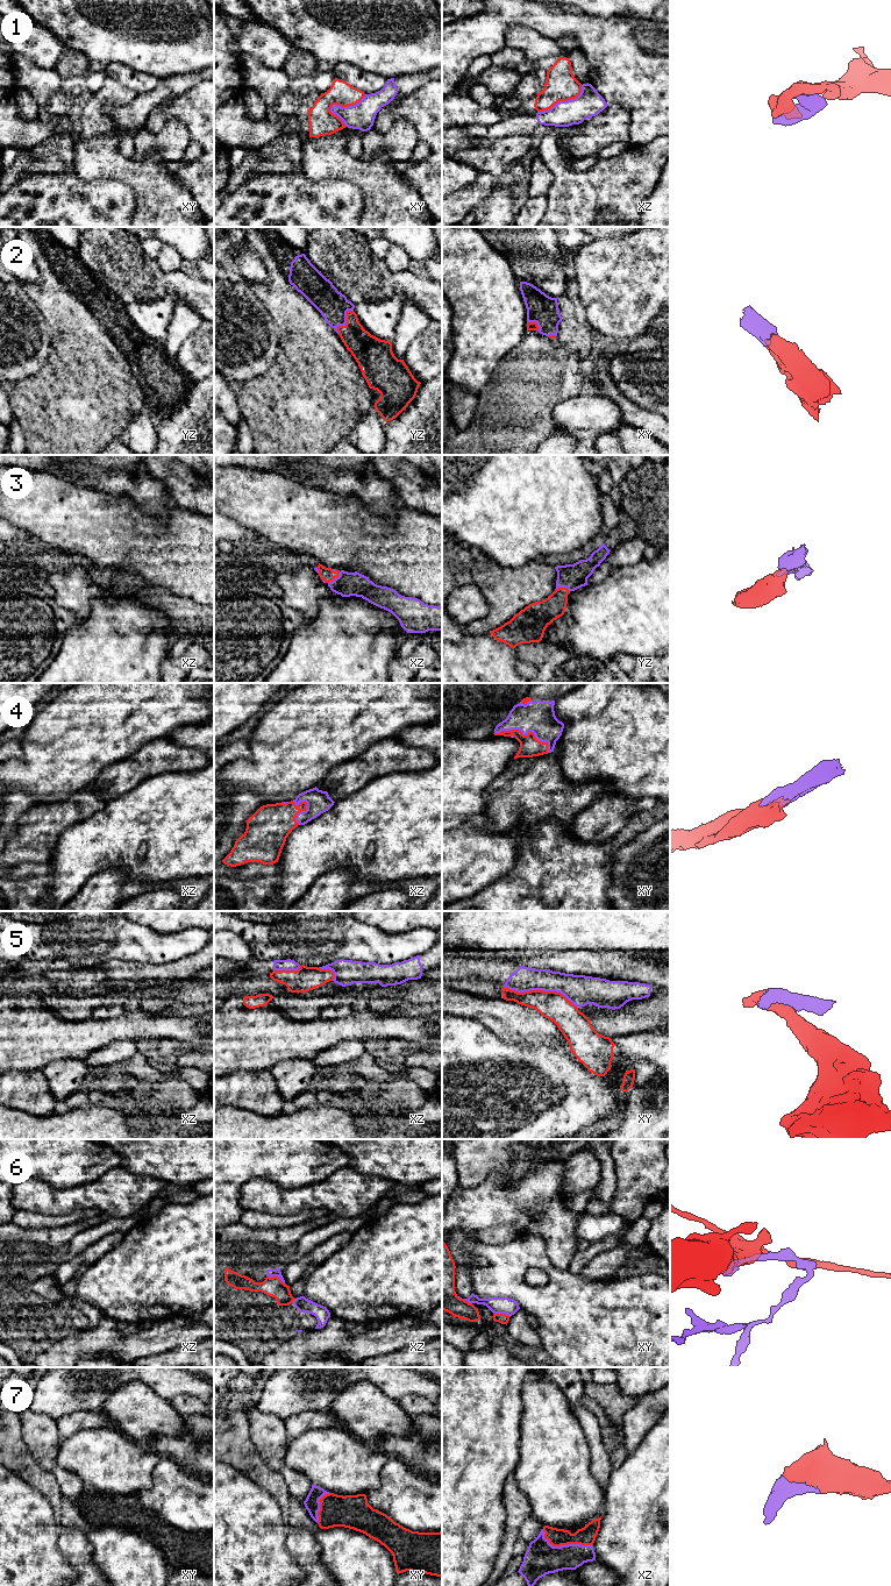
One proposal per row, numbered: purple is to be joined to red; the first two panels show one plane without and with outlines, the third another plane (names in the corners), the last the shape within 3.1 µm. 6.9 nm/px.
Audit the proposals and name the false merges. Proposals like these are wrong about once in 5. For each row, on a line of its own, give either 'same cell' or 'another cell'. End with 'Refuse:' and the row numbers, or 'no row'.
1: another cell
2: same cell
3: same cell
4: same cell
5: another cell
6: another cell
7: same cell
Refuse: 1, 5, 6

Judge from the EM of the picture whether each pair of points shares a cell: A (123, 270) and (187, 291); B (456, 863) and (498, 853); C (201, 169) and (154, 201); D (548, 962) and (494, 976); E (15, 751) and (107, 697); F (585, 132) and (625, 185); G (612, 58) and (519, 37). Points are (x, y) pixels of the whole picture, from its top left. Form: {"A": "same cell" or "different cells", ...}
{"A": "same cell", "B": "same cell", "C": "different cells", "D": "different cells", "E": "different cells", "F": "different cells", "G": "different cells"}

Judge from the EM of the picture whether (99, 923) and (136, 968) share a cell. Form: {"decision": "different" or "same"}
{"decision": "different"}

